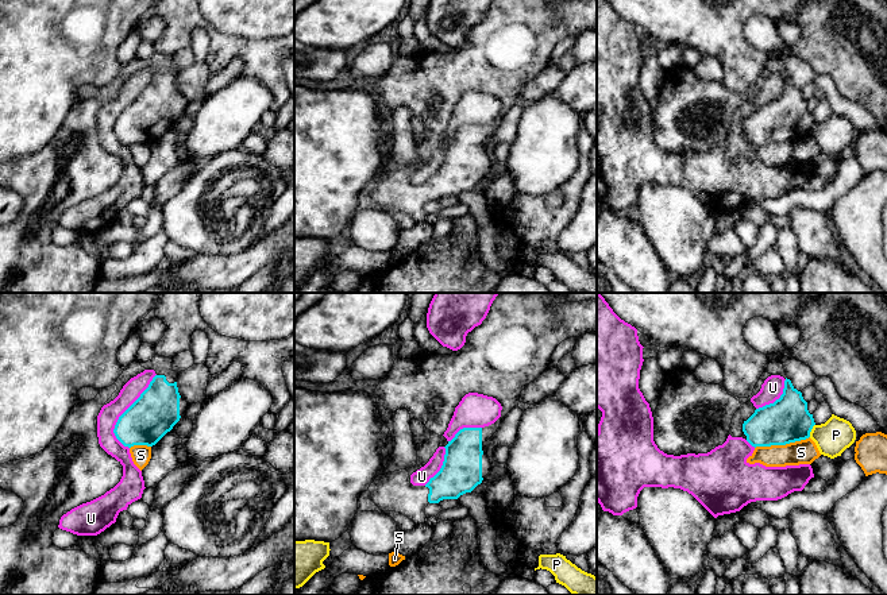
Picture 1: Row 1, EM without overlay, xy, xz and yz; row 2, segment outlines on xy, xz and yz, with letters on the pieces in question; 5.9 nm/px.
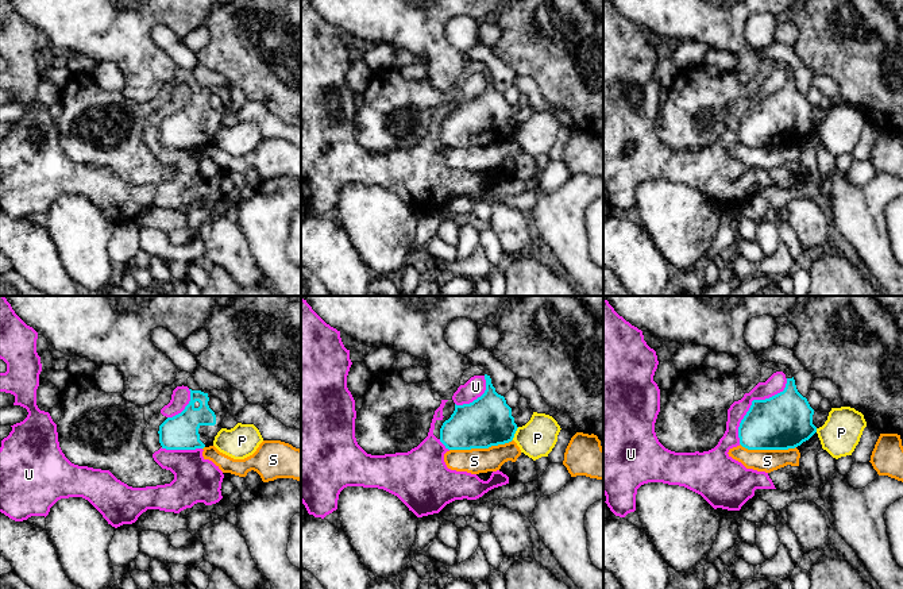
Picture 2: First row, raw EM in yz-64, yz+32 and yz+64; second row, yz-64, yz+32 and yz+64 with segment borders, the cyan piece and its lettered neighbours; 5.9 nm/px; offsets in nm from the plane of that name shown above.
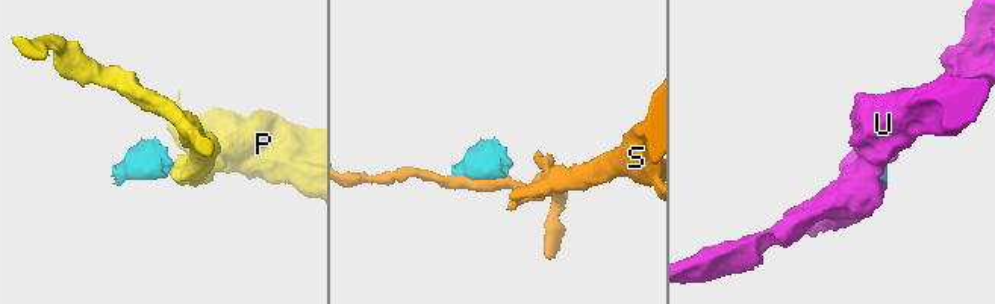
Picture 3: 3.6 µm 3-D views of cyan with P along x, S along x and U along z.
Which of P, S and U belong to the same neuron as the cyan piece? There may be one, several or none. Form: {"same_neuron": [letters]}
{"same_neuron": []}

